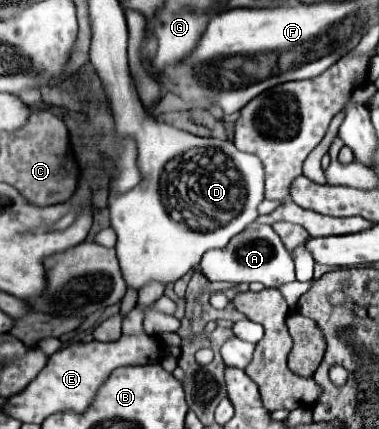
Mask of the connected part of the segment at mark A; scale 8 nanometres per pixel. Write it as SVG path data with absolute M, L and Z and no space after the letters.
M257 222L247 226L243 234L231 238L231 242L223 250L209 250L207 254L203 254L199 266L209 282L261 282L267 288L279 288L283 284L295 282L295 264L281 238L271 226L263 226Z

